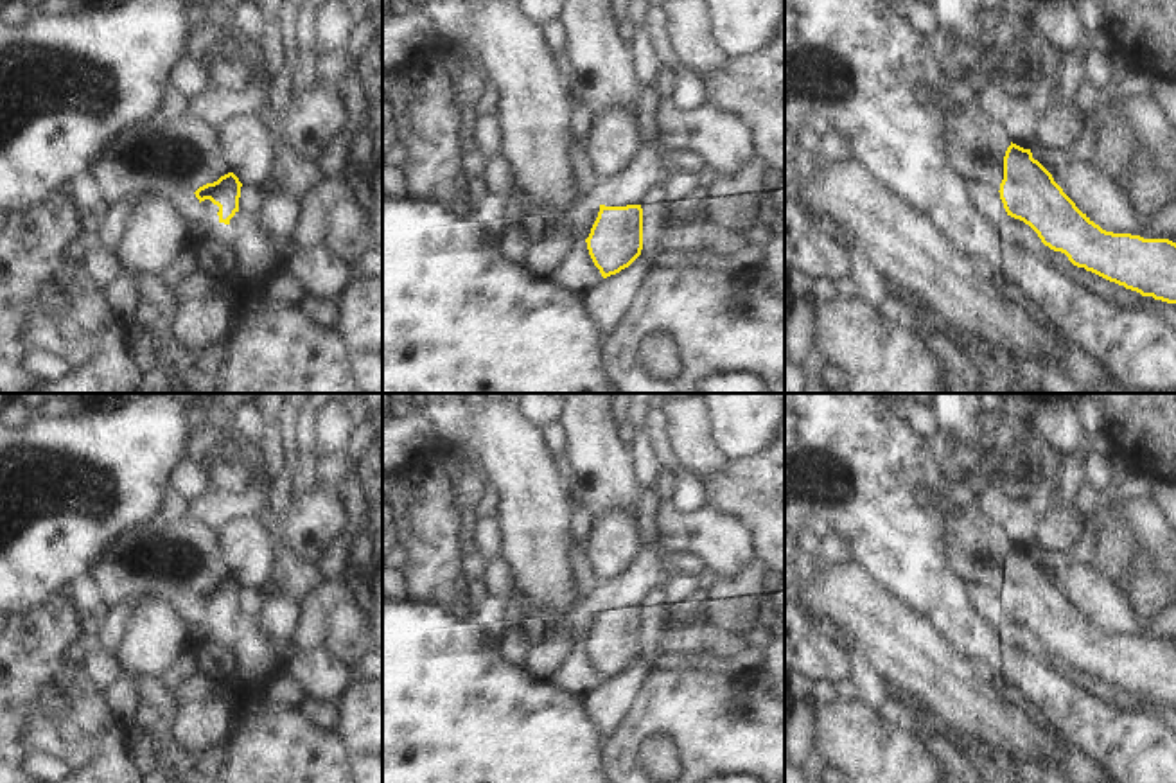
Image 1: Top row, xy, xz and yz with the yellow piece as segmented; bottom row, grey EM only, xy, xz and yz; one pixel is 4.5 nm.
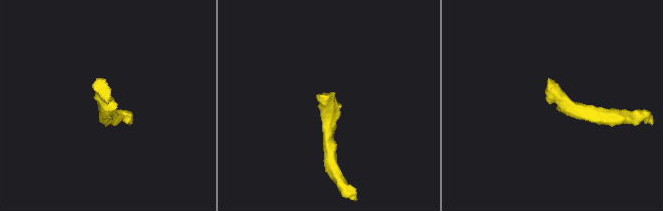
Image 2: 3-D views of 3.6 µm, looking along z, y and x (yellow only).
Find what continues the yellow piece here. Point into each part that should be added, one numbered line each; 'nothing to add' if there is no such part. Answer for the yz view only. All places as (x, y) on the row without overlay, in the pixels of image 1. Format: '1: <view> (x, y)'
1: yz (974, 545)

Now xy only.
1: xy (167, 559)

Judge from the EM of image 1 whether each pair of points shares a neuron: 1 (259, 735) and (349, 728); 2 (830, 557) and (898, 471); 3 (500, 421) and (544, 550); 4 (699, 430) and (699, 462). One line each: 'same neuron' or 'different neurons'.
1: different neurons
2: different neurons
3: same neuron
4: same neuron

